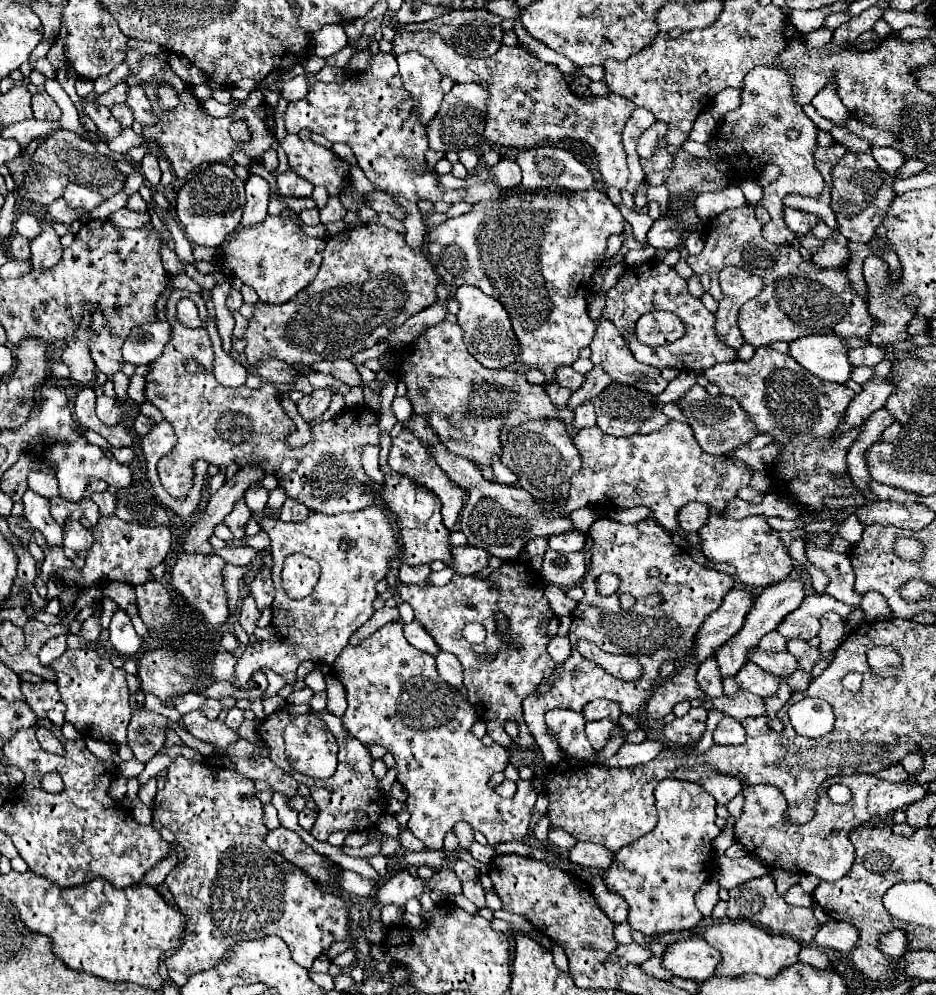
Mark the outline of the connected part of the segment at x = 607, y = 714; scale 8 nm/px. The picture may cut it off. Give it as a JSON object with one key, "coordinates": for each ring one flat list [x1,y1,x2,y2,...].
{"coordinates":[[592,700,584,706,582,710,586,720,602,720,602,718,610,718,614,722,618,722,620,718,620,708,618,704,610,702,610,700]]}

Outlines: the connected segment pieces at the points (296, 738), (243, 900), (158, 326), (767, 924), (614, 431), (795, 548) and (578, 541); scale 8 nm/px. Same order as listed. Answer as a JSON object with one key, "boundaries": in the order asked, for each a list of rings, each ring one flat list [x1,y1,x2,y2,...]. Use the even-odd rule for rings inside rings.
{"boundaries":[[[314,714,299,715,284,730,286,758,294,770,312,778,328,778,337,768,338,745,324,722]],[[182,756,170,764,164,788,156,792,152,814,156,822,174,832,176,842,186,852,186,858,178,862,178,866,164,880,178,908,186,916,186,936,180,952,166,958,168,970,178,970,186,976,192,976,216,966,216,962,236,942,272,934,280,936,288,944,294,962,310,968,314,958,330,948,330,944,348,936,348,906,344,900,334,894,320,892,302,870,286,862,280,854,272,852,264,844,268,828,262,822,262,810,258,806,256,794,258,790,254,788,254,780,244,778,226,766,194,762]],[[166,320,136,326,136,330,130,332,130,338,122,346,124,360,136,366,154,362,162,354,166,342,170,340,170,334,172,334,172,328],[136,334,142,334,142,336,136,336]],[[772,876,754,878,754,880,748,880,748,882,732,888,726,916,730,920,748,920,752,924,760,924,774,934,790,936,790,938,806,942,806,944,810,944,814,940,816,932,820,930,820,922,816,920,816,916,812,914,810,908,798,908,798,906,790,906,784,902,784,898,776,892]],[[610,384,592,400,596,408,596,426,608,436,632,436,638,426,652,416,656,404,650,394,624,384]],[[792,538,790,542,790,556,800,564,800,566,806,566,806,552,804,552,804,540,802,538]],[[570,530,566,534,558,534,558,536,552,536,548,540,548,548,550,550,558,550,558,552,576,552,576,550,582,550,586,546,586,534,580,532,580,530]]]}

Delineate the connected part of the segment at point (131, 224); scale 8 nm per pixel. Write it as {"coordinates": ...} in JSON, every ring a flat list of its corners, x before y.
{"coordinates":[[122,208,114,214,110,214,108,220,116,222,122,228,144,228,150,224,150,212,148,210,146,212,132,212,128,208]]}

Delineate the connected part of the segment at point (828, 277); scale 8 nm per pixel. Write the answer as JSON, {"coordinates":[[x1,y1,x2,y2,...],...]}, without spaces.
{"coordinates":[[744,204,742,208,734,208,734,210,724,210,720,212,716,218,712,218,710,222,706,222,704,228,704,250,696,256,688,256,688,266,694,270,694,274,708,274,712,284,710,284,710,296,714,300,722,300,722,290,718,284,718,274,722,268,726,266,742,266,744,270,750,270,752,274,760,276,764,282,764,290,746,304,742,304,740,308,740,316,738,316,738,324,740,330,744,334,744,340,752,346,768,346,776,340,782,342,792,342,800,336,808,336,808,334,836,334,842,338,868,338,870,328,872,328,872,318,868,312,868,304,862,300,862,296,858,296,848,278,846,272,840,268,820,268,810,260,804,260,800,256,800,252,792,246,778,246,778,244,770,244,764,240,762,236,762,224,756,220,754,214,754,206]]}

